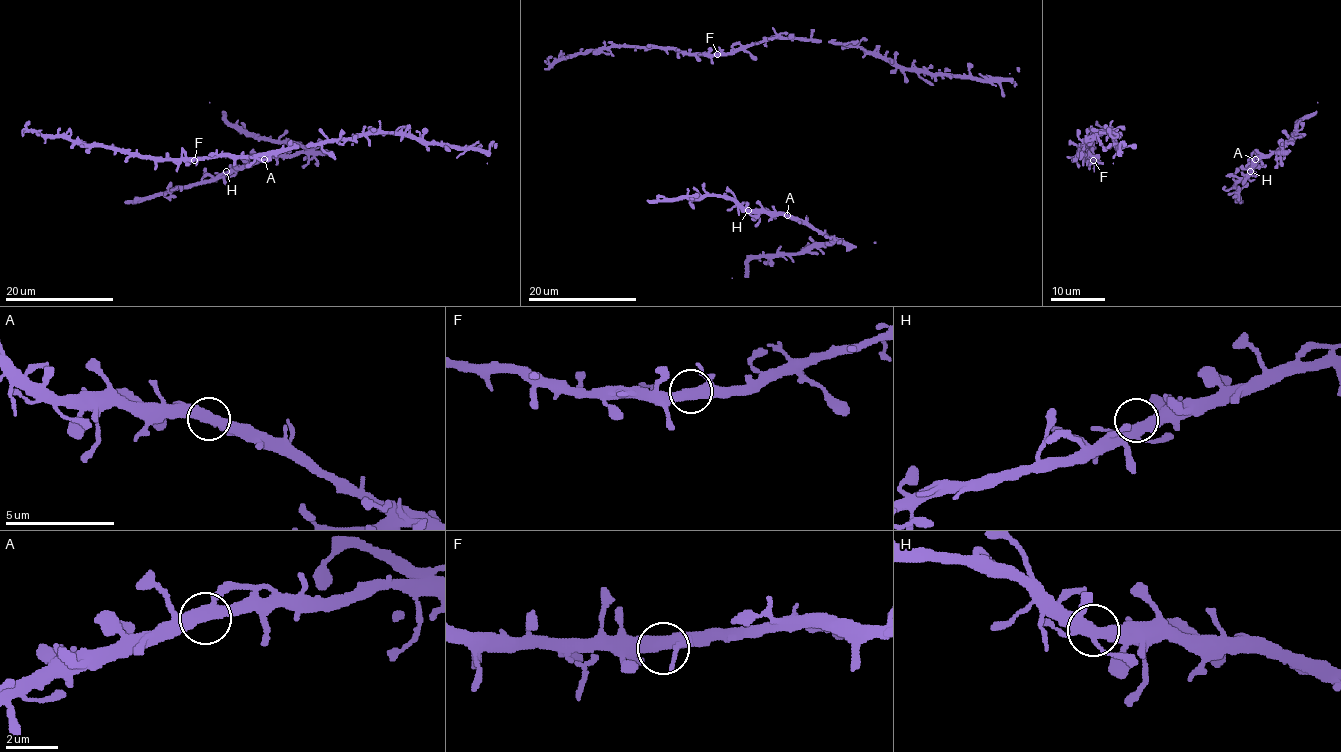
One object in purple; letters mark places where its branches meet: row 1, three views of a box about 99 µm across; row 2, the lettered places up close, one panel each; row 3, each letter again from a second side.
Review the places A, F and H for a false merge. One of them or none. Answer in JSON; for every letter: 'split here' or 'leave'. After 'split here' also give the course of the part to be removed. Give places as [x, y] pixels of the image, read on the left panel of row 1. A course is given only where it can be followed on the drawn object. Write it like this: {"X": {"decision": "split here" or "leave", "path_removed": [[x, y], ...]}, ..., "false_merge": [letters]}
{"A": {"decision": "leave"}, "F": {"decision": "leave"}, "H": {"decision": "leave"}, "false_merge": []}

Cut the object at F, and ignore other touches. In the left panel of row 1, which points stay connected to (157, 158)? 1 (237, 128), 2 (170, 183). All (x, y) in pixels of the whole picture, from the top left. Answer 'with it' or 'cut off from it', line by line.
1: cut off from it
2: cut off from it

